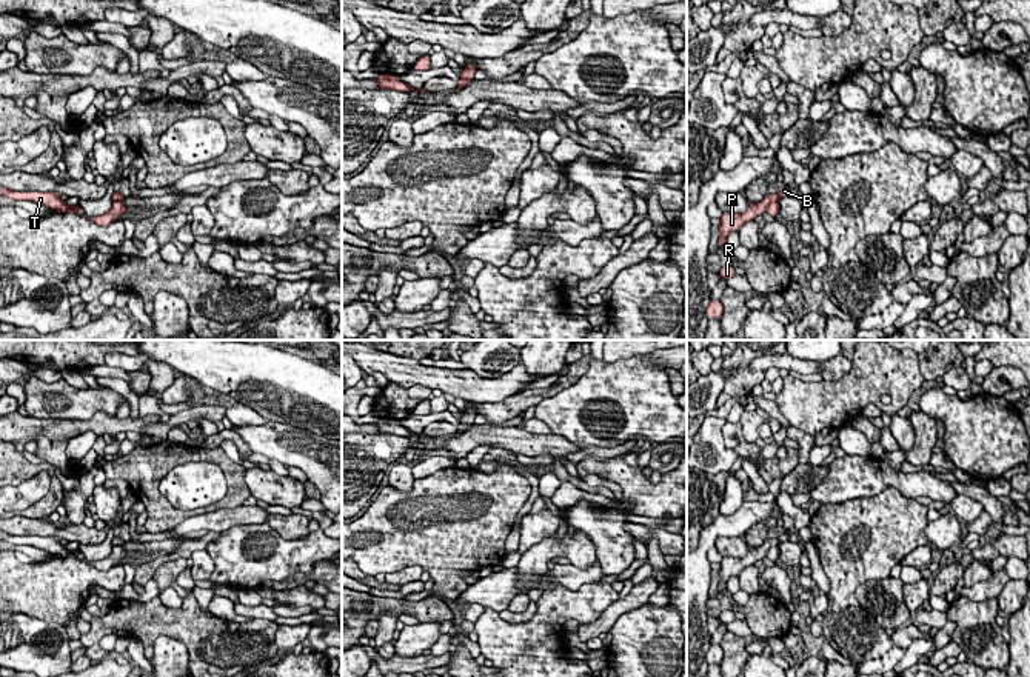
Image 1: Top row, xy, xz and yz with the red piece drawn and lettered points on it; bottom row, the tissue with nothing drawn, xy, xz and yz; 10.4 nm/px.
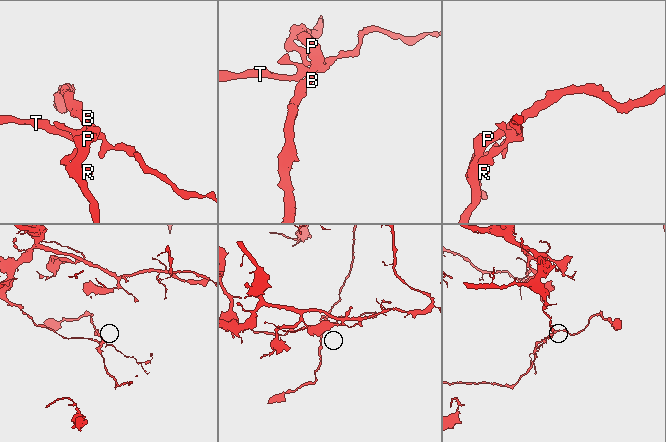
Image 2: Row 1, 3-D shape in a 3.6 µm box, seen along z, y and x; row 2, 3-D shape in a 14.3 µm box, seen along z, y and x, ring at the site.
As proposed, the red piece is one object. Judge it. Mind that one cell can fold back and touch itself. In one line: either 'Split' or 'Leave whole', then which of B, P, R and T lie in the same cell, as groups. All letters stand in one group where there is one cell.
Split. Groups: B P / R T

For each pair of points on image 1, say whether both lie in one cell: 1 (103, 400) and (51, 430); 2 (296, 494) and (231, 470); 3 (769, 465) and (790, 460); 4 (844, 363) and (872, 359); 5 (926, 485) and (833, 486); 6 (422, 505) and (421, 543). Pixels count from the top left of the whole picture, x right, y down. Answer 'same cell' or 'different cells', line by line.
1: different cells
2: different cells
3: same cell
4: different cells
5: same cell
6: same cell

